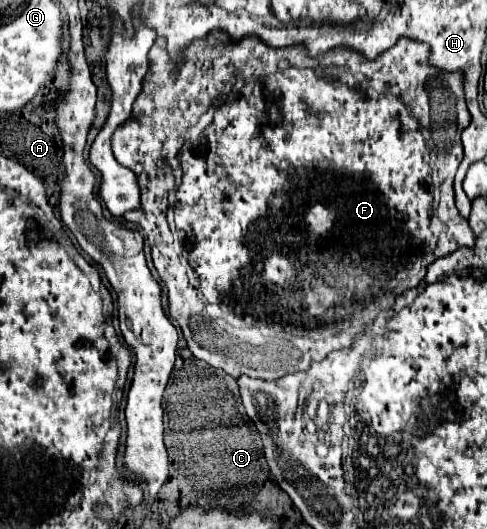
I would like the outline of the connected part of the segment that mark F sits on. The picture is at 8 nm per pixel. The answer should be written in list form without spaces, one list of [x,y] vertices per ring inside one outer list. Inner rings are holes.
[[[216,30],[216,32],[210,32],[208,38],[196,40],[186,48],[186,62],[182,66],[182,74],[180,70],[176,72],[174,62],[170,62],[166,54],[164,38],[156,38],[148,58],[150,58],[150,68],[142,82],[142,92],[134,102],[132,118],[114,132],[112,148],[114,148],[116,160],[136,172],[140,192],[142,192],[140,208],[126,212],[124,218],[128,222],[134,222],[138,228],[146,230],[146,236],[152,248],[154,266],[168,288],[170,316],[182,328],[184,338],[188,342],[188,350],[196,358],[208,362],[214,368],[224,370],[234,378],[238,378],[240,374],[246,374],[252,378],[272,380],[288,372],[300,372],[300,370],[306,370],[314,360],[324,360],[330,352],[348,346],[358,334],[364,332],[364,326],[370,324],[380,310],[388,310],[394,304],[394,298],[398,294],[420,284],[420,280],[426,274],[424,266],[438,258],[436,248],[432,246],[432,232],[430,232],[430,210],[434,206],[434,196],[442,196],[440,182],[446,180],[446,172],[454,170],[454,166],[440,166],[444,170],[438,170],[428,162],[430,154],[428,154],[428,146],[424,146],[424,138],[420,130],[422,128],[432,130],[432,138],[438,136],[438,142],[442,144],[442,148],[438,146],[438,150],[440,152],[444,150],[444,154],[440,154],[442,158],[446,156],[446,160],[452,160],[452,156],[456,154],[462,156],[462,152],[458,150],[458,146],[462,146],[460,132],[468,126],[470,114],[462,96],[460,72],[434,70],[432,66],[428,66],[428,46],[414,40],[406,40],[406,38],[394,44],[394,48],[386,50],[374,62],[366,62],[364,56],[346,48],[334,48],[318,58],[310,58],[300,46],[270,48],[262,44],[256,36],[246,36],[240,42],[232,42],[226,32]],[[210,112],[214,112],[212,120],[202,122],[202,114],[210,114]],[[314,204],[324,204],[328,210],[336,212],[334,226],[322,236],[312,236],[304,224],[304,214]],[[168,208],[174,210],[174,226],[176,226],[174,232],[170,232],[168,228],[168,220],[166,220]],[[184,242],[188,242],[188,266],[192,266],[192,284],[188,276],[182,276],[180,258],[184,258]],[[270,342],[274,344],[274,352],[248,352],[250,346],[262,346]]]

